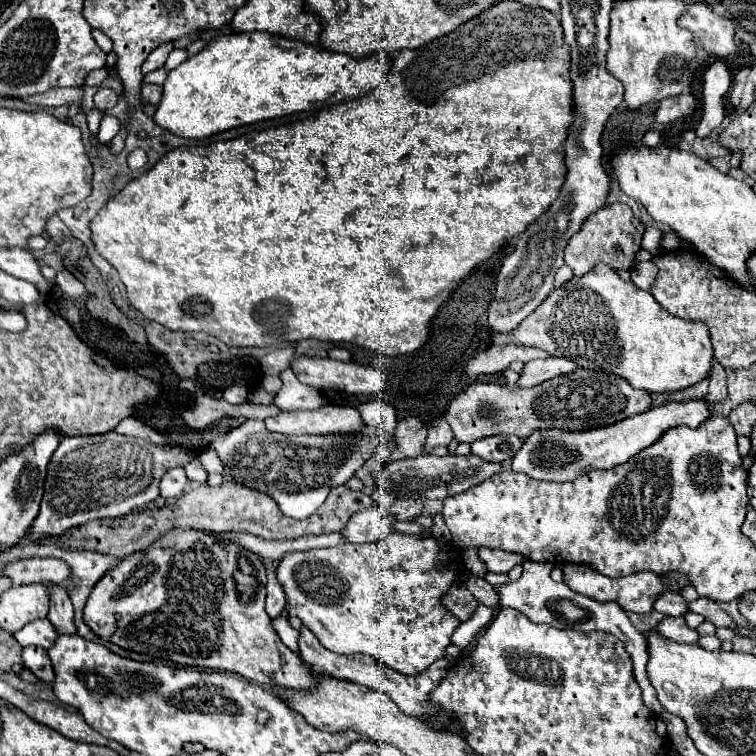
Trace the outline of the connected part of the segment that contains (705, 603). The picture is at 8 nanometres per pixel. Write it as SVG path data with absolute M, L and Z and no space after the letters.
M700 597L698 601L690 603L690 611L694 613L700 613L706 621L714 623L716 627L730 627L730 629L736 629L736 623L732 621L732 617L728 613L724 613L724 609L720 609L714 601L706 599L706 597Z

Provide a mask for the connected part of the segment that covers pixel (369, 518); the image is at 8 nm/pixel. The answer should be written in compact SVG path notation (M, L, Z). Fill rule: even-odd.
M374 503L372 507L350 517L350 521L342 529L342 537L346 539L346 543L382 541L386 535L392 533L392 525L394 517Z

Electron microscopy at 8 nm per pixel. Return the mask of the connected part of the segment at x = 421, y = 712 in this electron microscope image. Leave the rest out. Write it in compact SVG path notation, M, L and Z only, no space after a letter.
M300 627L300 637L298 637L298 647L300 647L300 655L308 665L318 665L318 669L322 669L322 673L334 677L334 679L346 679L352 683L360 683L366 685L370 689L376 689L380 693L386 693L406 715L412 717L432 717L438 707L428 699L432 695L432 689L438 687L440 679L448 673L450 663L446 659L438 659L434 661L434 665L430 665L430 669L426 669L424 673L420 673L418 677L406 677L400 675L384 665L378 665L378 661L374 661L374 657L366 657L366 655L336 655L332 651L326 651L320 641L314 637L314 633L308 627Z

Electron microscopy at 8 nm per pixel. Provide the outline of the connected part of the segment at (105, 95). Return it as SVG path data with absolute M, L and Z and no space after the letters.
M100 87L96 91L96 95L94 95L94 107L98 111L108 111L116 103L118 103L118 95L112 89L108 89L108 87Z

